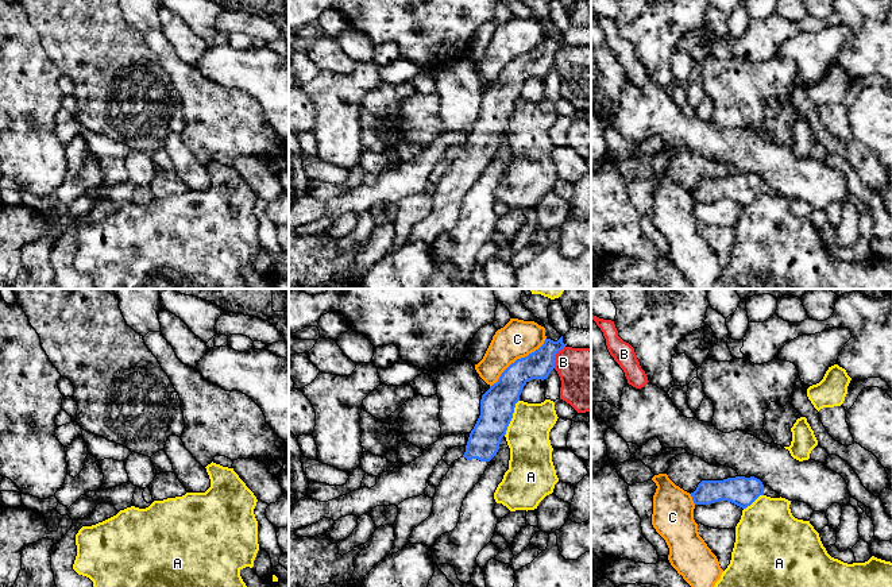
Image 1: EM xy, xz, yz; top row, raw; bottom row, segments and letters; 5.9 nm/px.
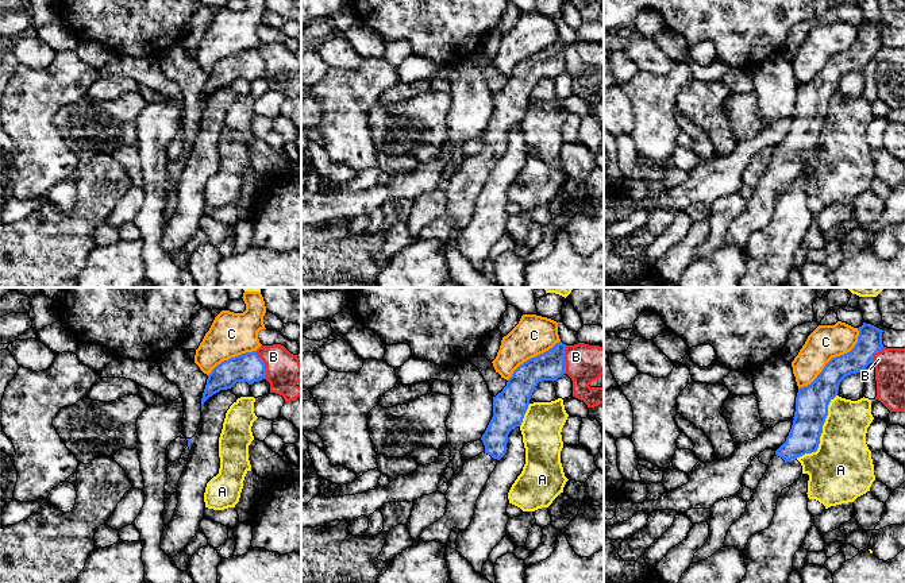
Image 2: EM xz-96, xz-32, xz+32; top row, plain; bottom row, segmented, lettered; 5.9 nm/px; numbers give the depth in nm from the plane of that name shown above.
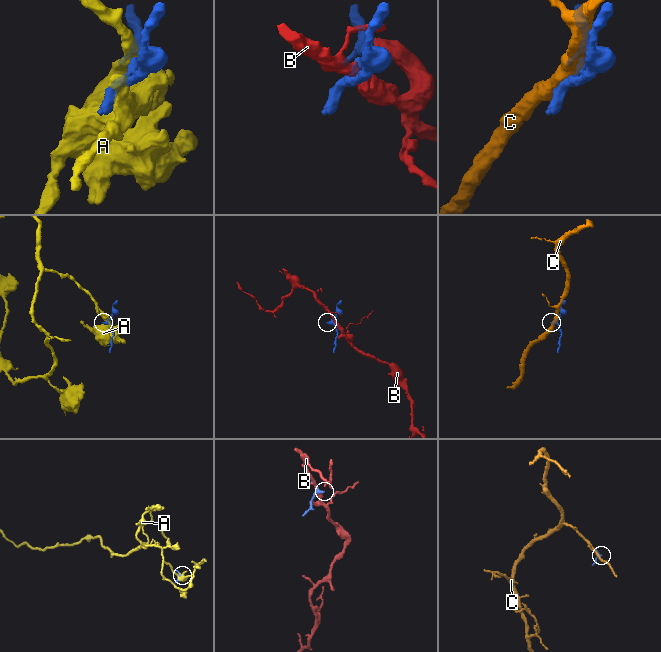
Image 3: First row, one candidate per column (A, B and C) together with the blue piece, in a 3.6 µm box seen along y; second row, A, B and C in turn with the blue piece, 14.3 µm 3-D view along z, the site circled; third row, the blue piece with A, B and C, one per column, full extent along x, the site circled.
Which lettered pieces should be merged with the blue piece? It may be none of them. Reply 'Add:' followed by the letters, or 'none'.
Add: none

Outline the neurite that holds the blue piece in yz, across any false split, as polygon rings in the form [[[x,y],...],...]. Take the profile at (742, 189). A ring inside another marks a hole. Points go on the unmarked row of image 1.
[[[754,174],[702,178],[696,188],[691,190],[695,202],[710,202],[719,198],[727,198],[742,206],[750,204],[760,193],[780,196],[776,189]]]

